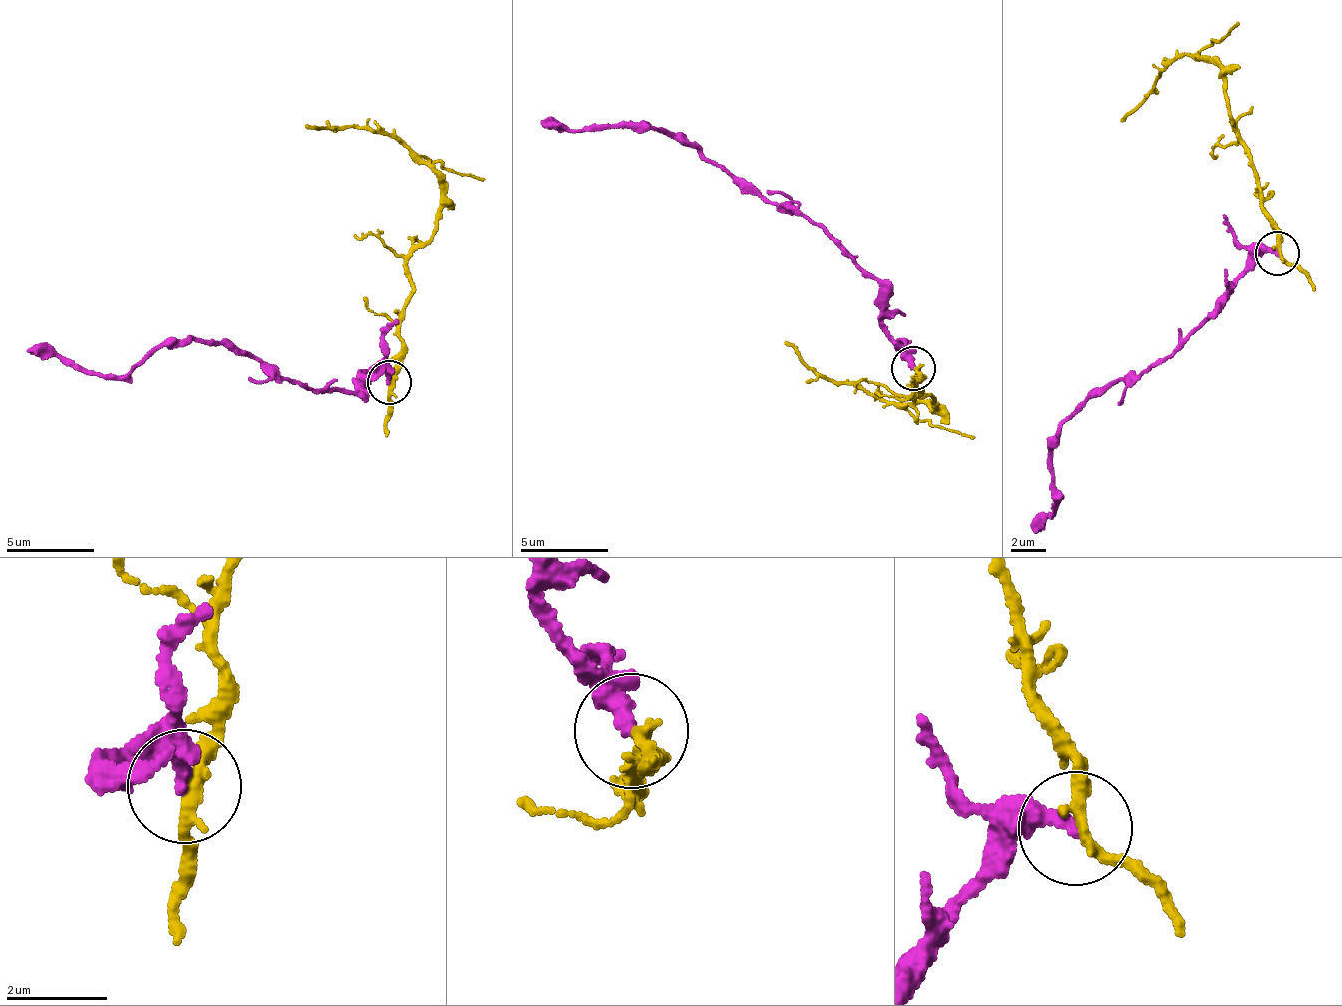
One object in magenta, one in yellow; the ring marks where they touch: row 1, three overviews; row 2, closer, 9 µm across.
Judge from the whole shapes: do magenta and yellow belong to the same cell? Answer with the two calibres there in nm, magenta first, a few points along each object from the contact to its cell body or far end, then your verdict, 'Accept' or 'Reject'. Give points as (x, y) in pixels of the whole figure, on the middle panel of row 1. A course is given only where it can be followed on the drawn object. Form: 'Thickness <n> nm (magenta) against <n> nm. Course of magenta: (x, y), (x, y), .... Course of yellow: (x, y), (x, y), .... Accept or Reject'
Thickness 320 nm (magenta) against 240 nm. Course of magenta: (914, 369), (901, 350), (874, 281), (833, 239), (732, 178), (699, 150), (635, 127), (541, 124). Course of yellow: (914, 369), (920, 393), (912, 397), (934, 399), (933, 408), (881, 400), (850, 383), (816, 377), (784, 341). Reject

